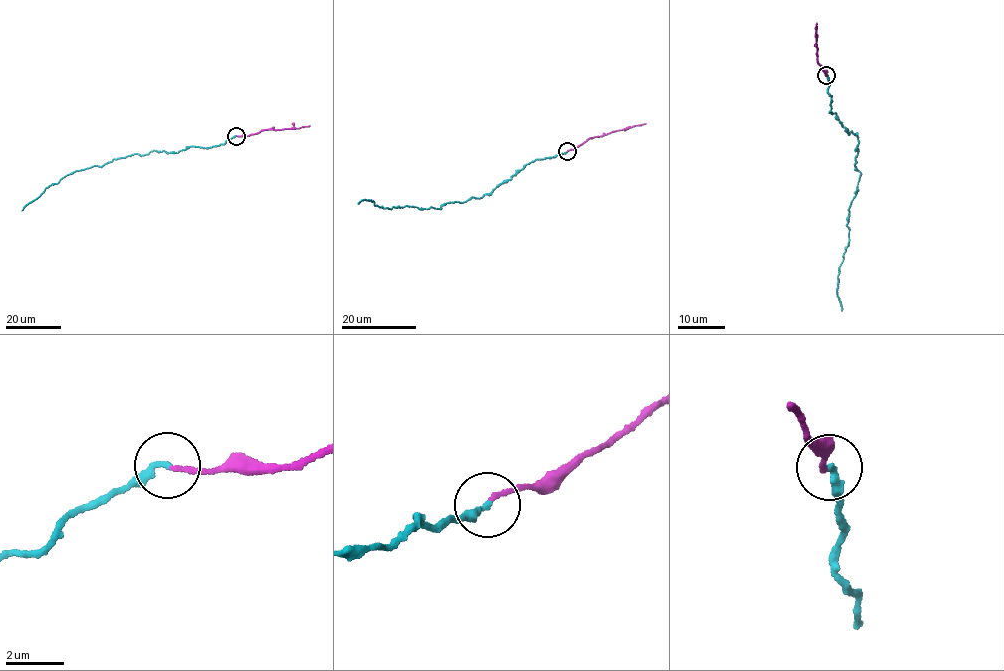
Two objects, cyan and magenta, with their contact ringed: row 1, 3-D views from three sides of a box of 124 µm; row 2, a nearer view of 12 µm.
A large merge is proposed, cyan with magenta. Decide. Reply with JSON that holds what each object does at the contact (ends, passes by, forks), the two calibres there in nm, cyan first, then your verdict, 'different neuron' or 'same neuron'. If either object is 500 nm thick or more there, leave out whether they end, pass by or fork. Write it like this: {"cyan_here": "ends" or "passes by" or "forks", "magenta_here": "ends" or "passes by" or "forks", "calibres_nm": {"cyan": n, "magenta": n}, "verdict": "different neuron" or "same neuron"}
{"cyan_here": "ends", "magenta_here": "ends", "calibres_nm": {"cyan": 240, "magenta": 150}, "verdict": "same neuron"}

